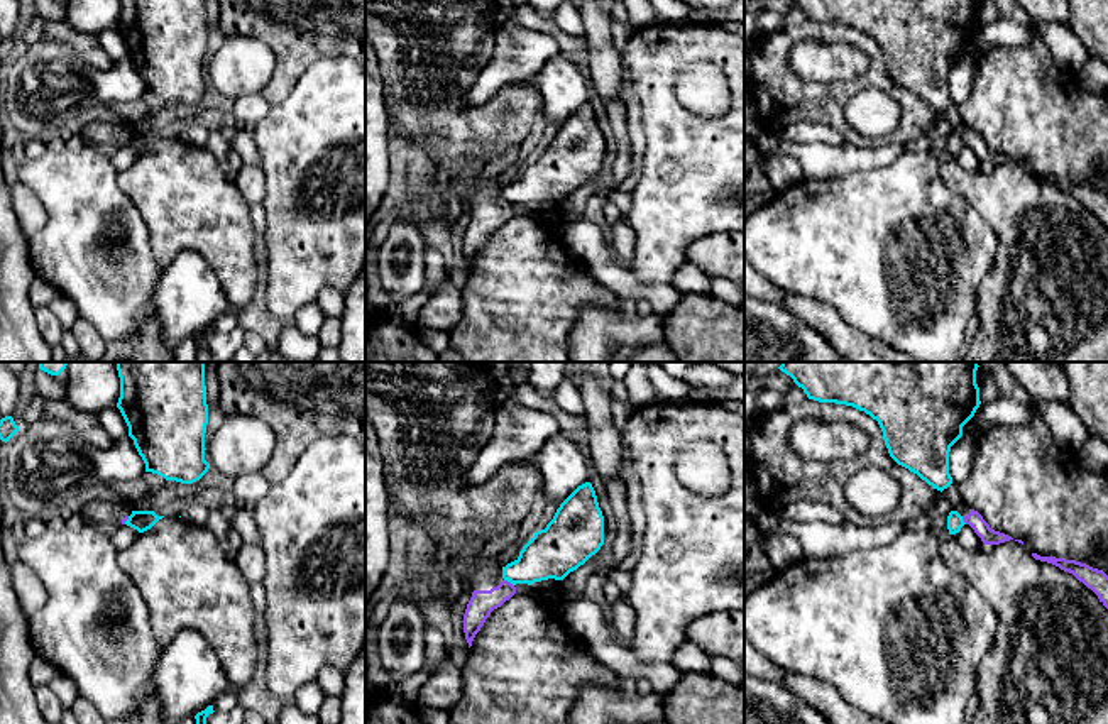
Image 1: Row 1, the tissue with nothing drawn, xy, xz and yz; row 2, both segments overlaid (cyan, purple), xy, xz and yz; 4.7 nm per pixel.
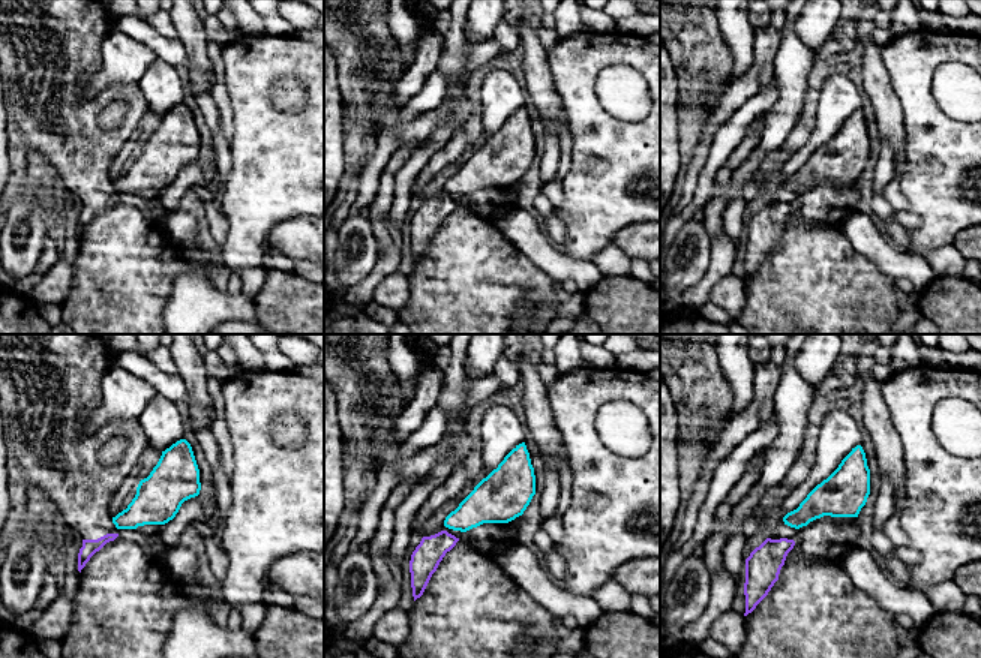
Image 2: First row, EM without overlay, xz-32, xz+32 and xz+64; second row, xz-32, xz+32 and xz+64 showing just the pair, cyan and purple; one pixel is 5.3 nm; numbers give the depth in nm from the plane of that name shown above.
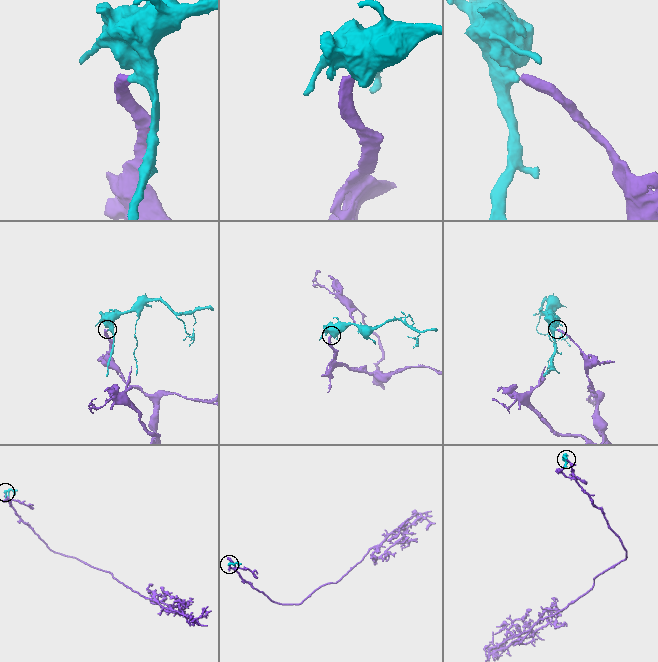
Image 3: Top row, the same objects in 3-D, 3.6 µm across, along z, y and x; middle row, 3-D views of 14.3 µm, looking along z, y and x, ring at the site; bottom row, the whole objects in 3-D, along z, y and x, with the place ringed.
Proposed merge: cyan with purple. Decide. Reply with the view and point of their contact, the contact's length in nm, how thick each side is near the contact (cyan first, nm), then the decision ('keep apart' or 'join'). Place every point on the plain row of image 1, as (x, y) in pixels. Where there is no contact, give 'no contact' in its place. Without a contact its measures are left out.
contact xz (510, 202); length 60 nm; calibres 240 and 120 nm; keep apart

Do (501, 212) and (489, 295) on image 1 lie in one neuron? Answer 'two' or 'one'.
two

